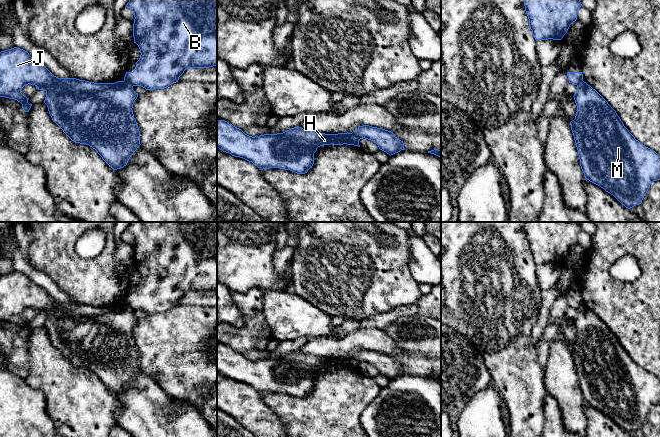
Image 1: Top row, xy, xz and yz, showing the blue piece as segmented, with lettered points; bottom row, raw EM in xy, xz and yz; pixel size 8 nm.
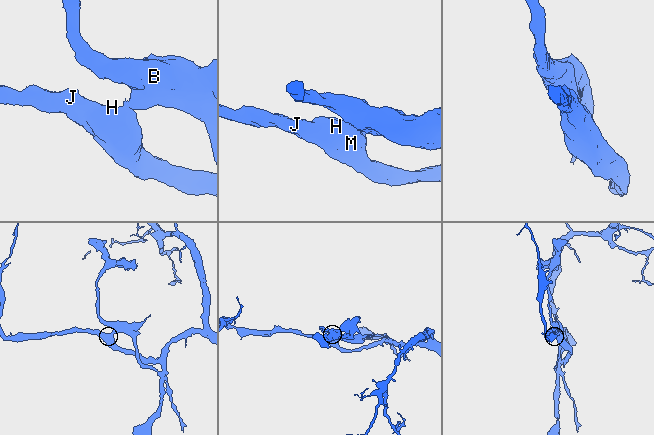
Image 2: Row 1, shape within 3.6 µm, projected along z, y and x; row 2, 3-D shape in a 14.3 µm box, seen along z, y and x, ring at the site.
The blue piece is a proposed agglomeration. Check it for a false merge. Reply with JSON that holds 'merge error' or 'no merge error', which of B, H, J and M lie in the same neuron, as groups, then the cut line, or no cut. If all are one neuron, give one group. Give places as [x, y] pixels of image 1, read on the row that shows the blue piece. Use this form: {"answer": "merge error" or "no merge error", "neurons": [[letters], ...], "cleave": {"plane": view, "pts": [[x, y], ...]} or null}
{"answer": "merge error", "neurons": [["B"], ["H", "J", "M"]], "cleave": {"plane": "xy", "pts": [[124, 80], [132, 86]]}}

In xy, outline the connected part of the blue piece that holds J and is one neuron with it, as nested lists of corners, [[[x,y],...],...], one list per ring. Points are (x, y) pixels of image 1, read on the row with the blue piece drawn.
[[[14,47],[0,52],[0,97],[17,100],[22,104],[25,112],[29,112],[32,104],[21,93],[24,86],[31,84],[38,90],[46,92],[44,103],[48,107],[52,120],[63,130],[63,132],[75,143],[86,144],[97,151],[102,159],[114,170],[127,165],[130,157],[139,148],[140,131],[134,118],[133,104],[138,93],[133,86],[125,81],[115,83],[94,83],[76,78],[58,78],[54,76],[42,63],[32,58],[23,49]]]

